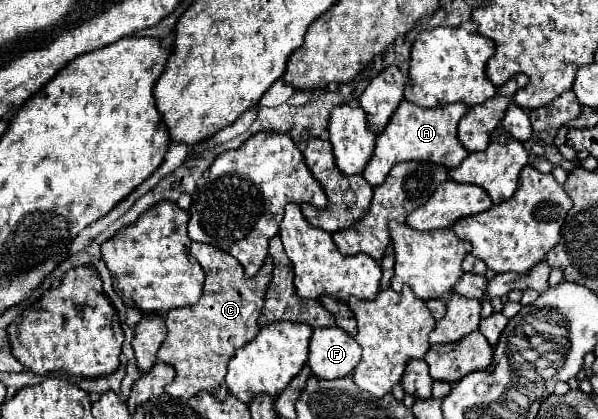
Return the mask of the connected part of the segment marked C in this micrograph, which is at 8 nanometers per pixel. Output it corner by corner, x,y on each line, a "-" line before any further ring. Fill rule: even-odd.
193,242
189,251
205,272
203,294
197,304
189,308
173,308
165,314
167,338
161,344
157,358
171,364
177,372
175,380
165,388
167,394
185,400
205,390
223,402
229,394
225,374
231,356
259,334
257,318
261,316
263,296
271,282
273,260
267,256
265,264
253,278
243,278
241,264
227,252
201,242

